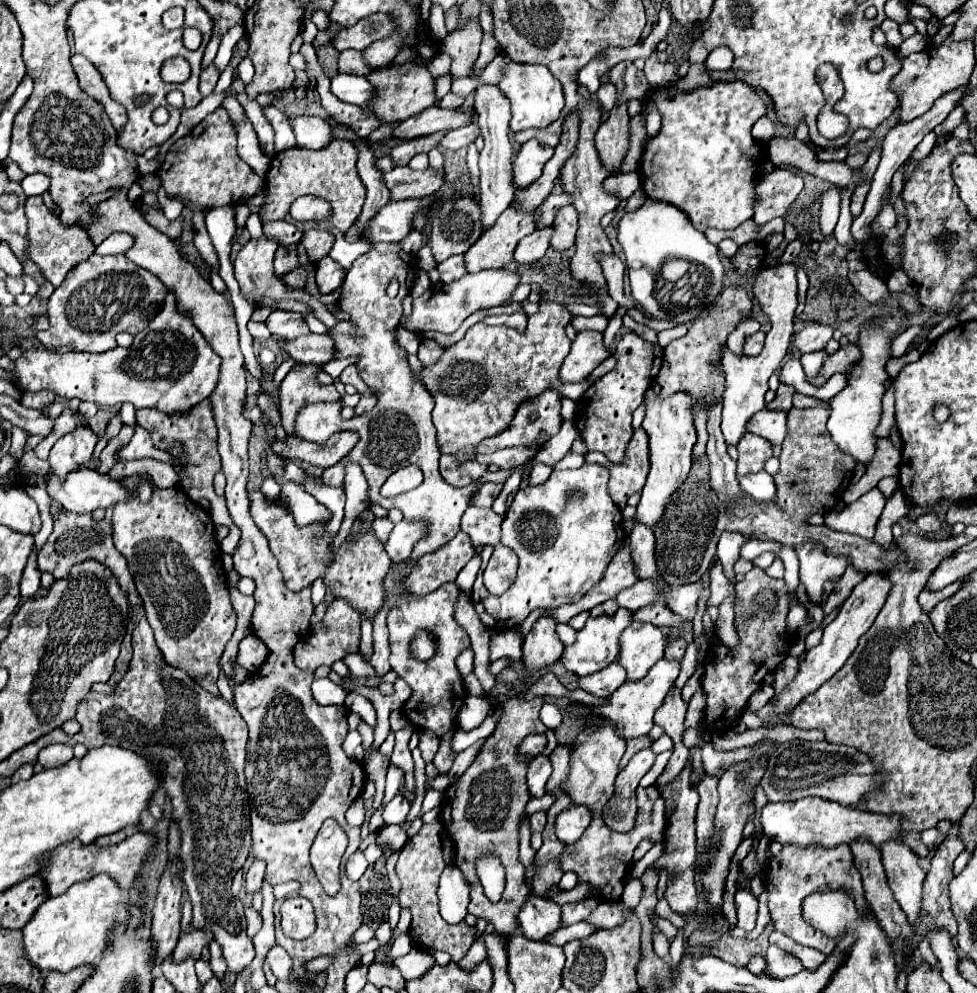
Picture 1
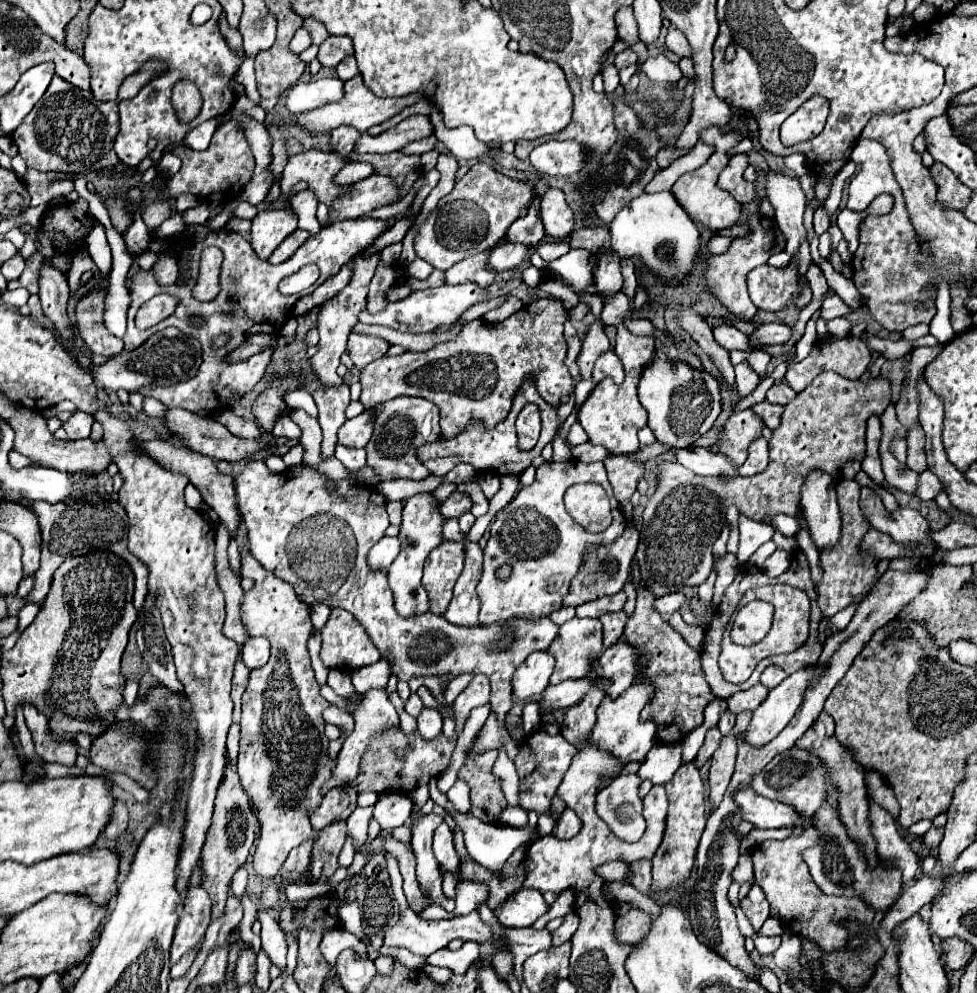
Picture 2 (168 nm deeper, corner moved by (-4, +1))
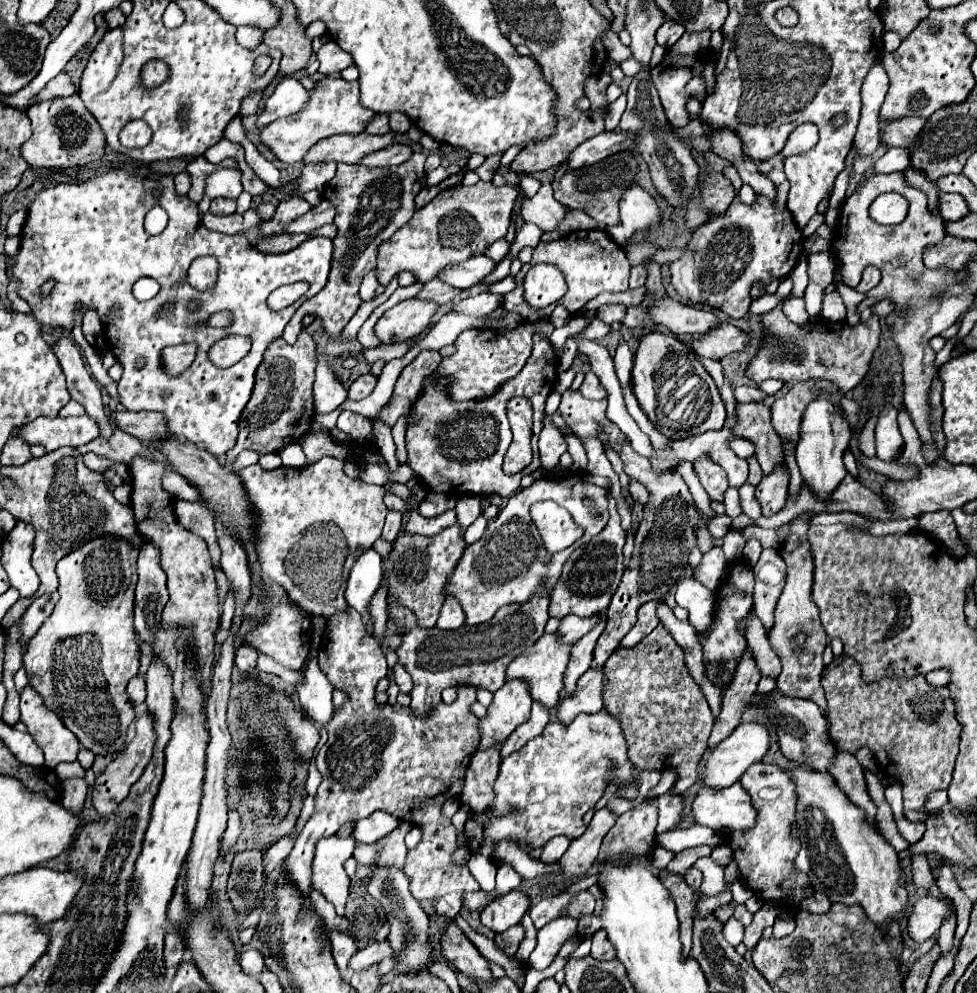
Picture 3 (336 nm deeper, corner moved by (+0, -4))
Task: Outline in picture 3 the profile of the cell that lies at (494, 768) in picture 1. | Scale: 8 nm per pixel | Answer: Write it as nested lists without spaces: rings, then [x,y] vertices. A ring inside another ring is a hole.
[[[492,749],[476,751],[464,779],[464,787],[460,793],[460,803],[468,805],[472,813],[482,813],[494,801],[492,785],[498,777],[500,767],[500,753]]]

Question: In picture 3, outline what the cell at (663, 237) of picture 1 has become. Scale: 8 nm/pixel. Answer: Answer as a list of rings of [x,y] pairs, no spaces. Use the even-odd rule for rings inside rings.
[[[632,185],[620,199],[620,223],[608,225],[606,233],[620,247],[628,245],[628,239],[638,231],[652,231],[662,227],[662,211],[656,199],[640,185]]]

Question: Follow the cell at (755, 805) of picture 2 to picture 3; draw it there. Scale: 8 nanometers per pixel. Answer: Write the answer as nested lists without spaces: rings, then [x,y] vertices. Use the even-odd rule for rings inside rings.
[[[734,783],[728,789],[700,789],[692,803],[692,815],[698,825],[706,825],[720,835],[752,829],[758,817],[740,783]]]

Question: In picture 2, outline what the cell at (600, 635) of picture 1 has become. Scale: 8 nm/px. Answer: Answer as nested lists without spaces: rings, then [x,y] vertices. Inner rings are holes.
[[[572,618],[560,626],[558,636],[546,648],[554,656],[556,666],[550,676],[550,684],[560,684],[564,680],[584,678],[592,656],[600,656],[602,628],[598,620],[592,618]]]

